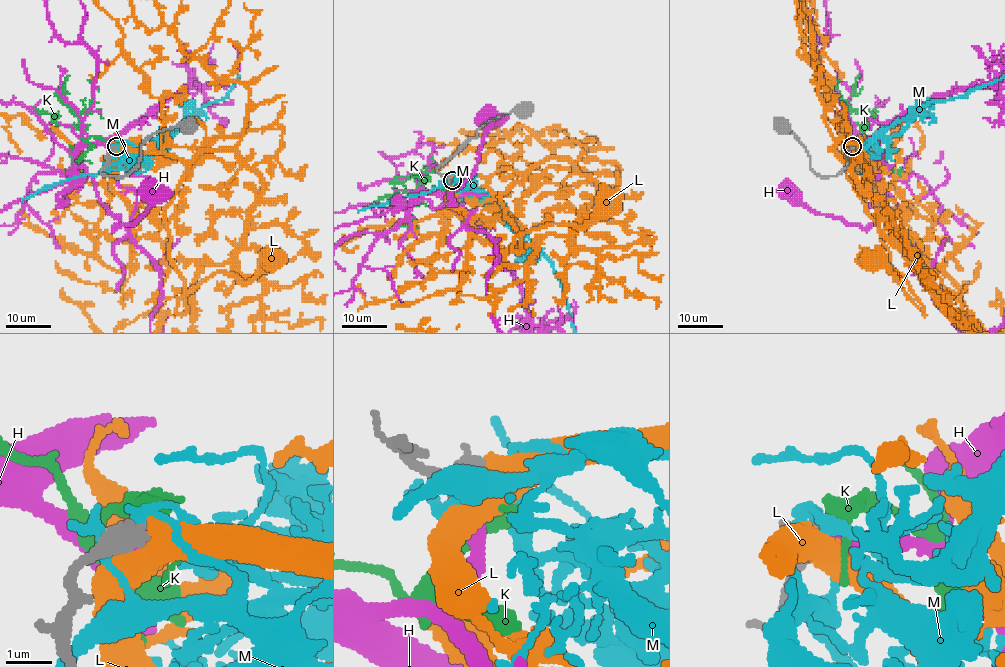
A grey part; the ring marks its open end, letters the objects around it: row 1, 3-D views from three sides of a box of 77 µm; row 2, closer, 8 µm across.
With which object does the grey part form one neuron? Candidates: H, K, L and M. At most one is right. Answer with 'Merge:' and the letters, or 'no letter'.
Merge: no letter

